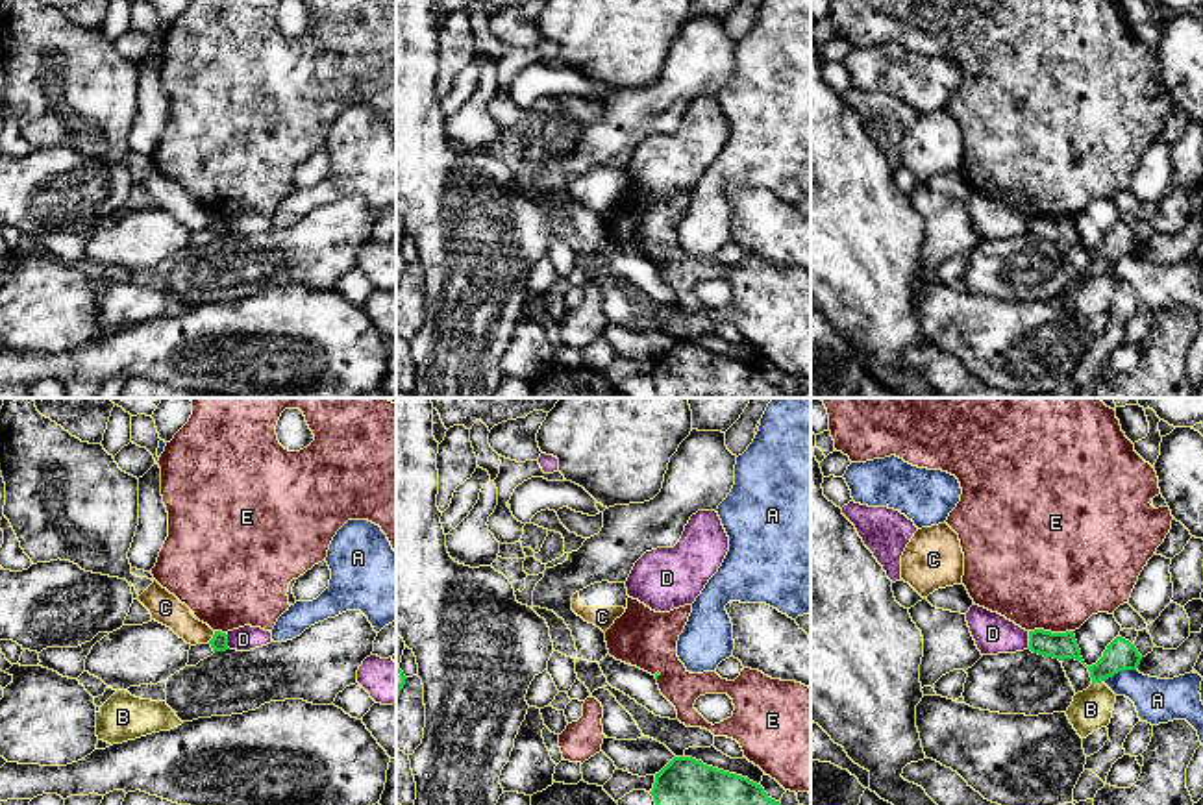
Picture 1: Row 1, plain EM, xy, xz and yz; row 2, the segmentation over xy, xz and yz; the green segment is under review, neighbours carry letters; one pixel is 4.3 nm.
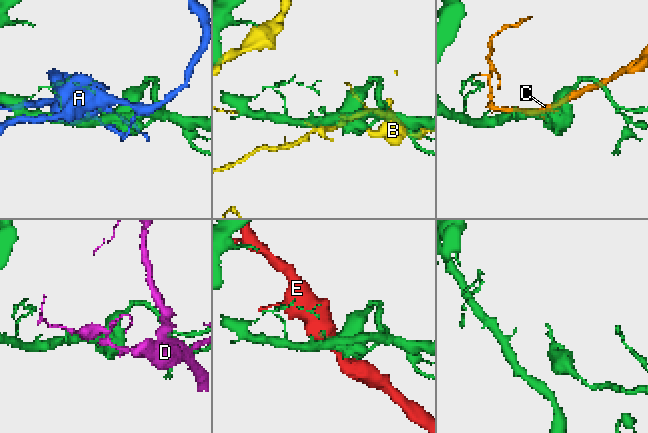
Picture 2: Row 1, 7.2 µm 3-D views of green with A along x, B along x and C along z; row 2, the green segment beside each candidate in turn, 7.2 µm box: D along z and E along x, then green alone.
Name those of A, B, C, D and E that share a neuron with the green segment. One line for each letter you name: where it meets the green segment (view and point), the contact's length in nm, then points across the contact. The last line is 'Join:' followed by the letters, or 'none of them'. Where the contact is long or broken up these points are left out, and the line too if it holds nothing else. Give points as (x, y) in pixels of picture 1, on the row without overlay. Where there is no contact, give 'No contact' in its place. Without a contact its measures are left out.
Join: none of them

